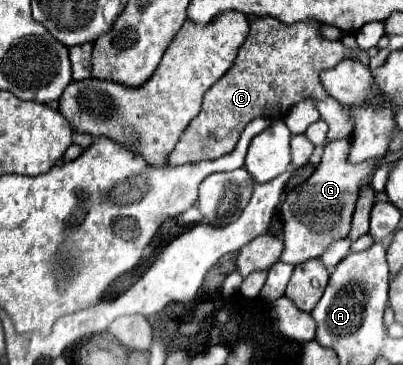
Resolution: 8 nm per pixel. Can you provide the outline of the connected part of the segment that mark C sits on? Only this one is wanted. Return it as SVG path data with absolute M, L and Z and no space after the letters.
M258 17L250 25L250 33L240 47L234 65L206 91L202 111L184 129L174 151L168 155L168 163L184 165L202 159L218 159L236 147L240 133L252 119L284 119L292 105L308 97L316 99L322 119L330 125L328 135L334 139L346 139L352 131L350 115L344 105L326 95L318 79L320 71L336 67L344 59L346 49L340 41L320 37L318 29L318 23L284 25L272 17Z

